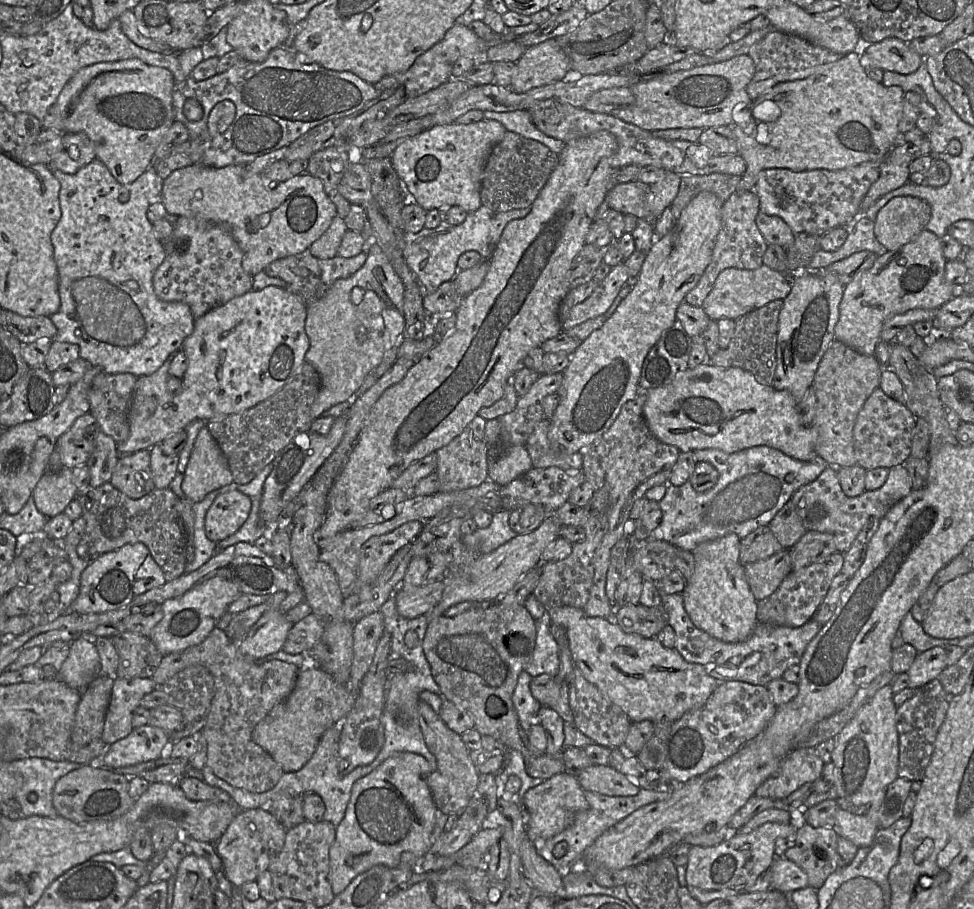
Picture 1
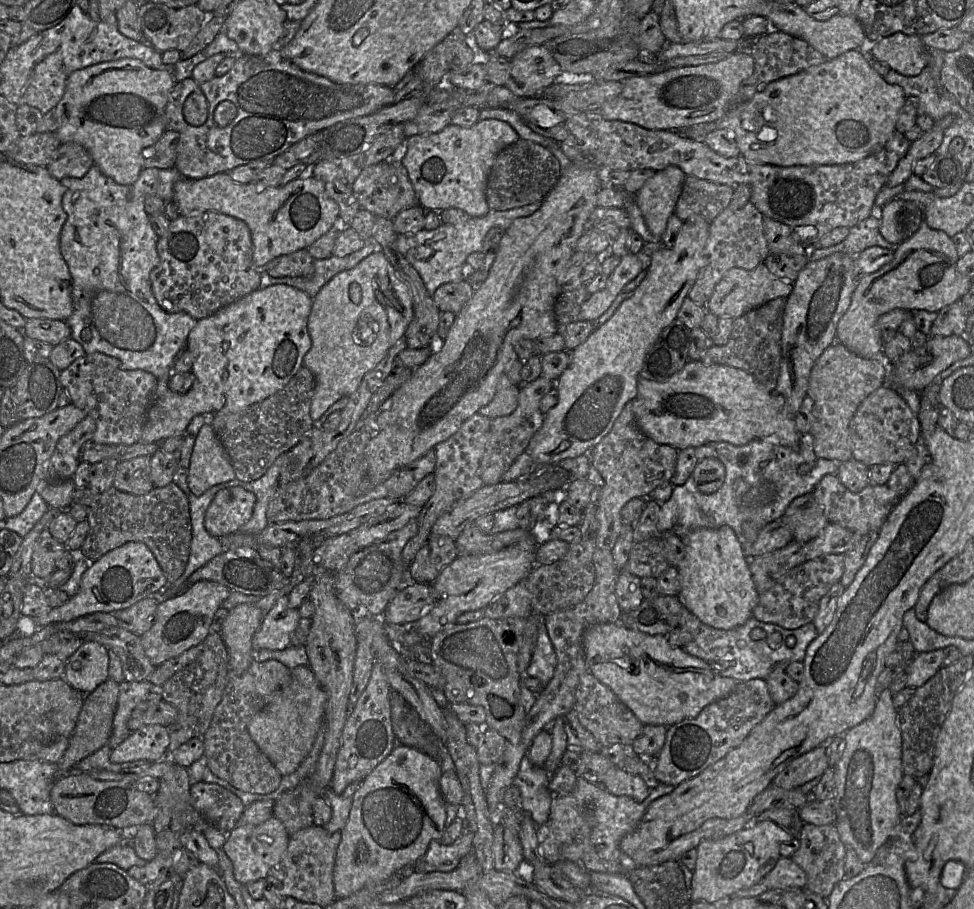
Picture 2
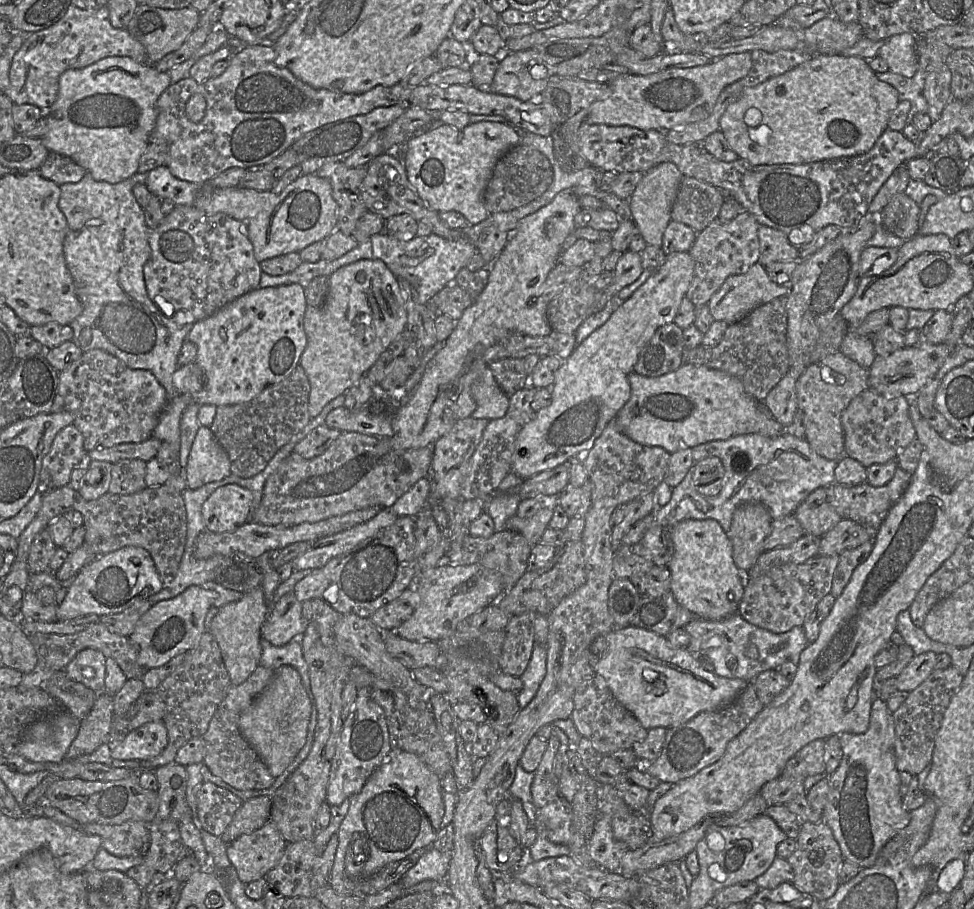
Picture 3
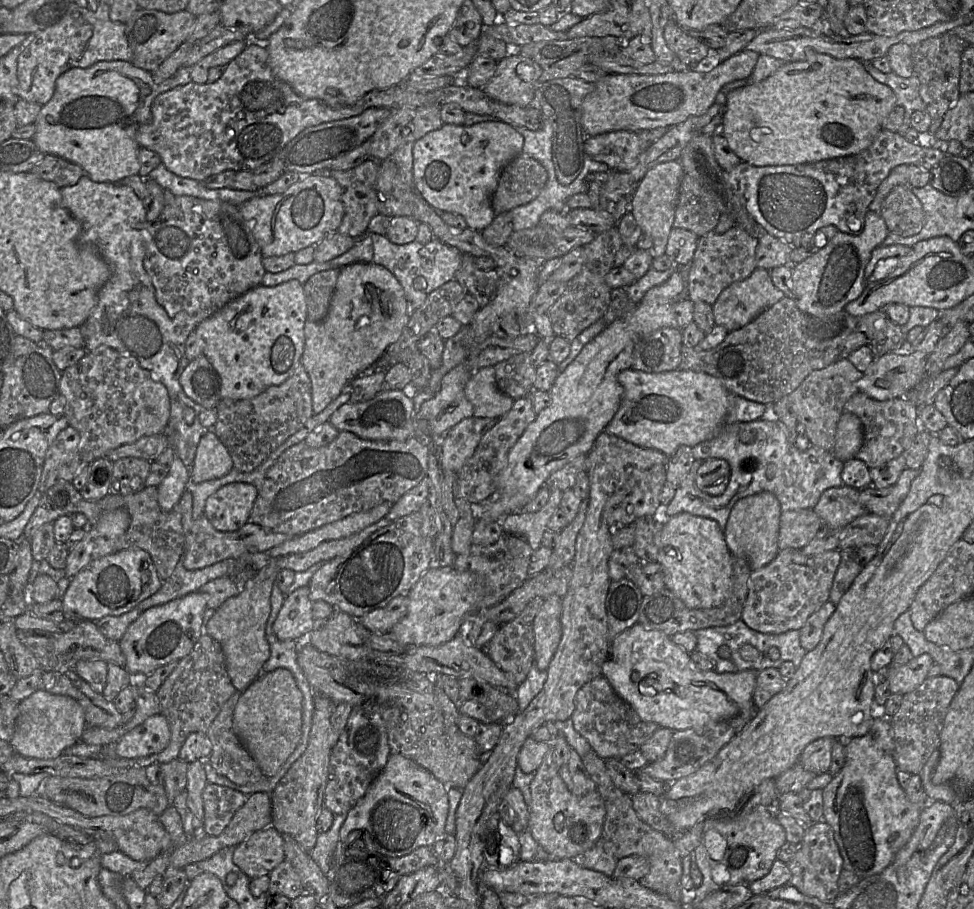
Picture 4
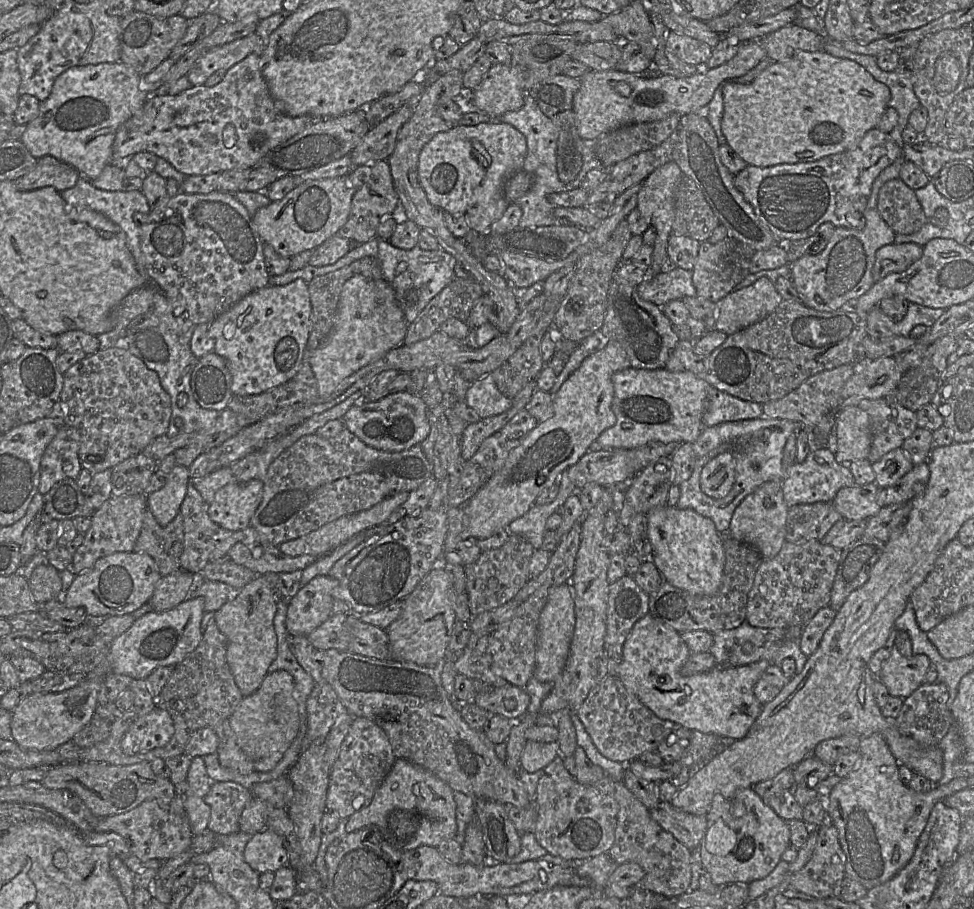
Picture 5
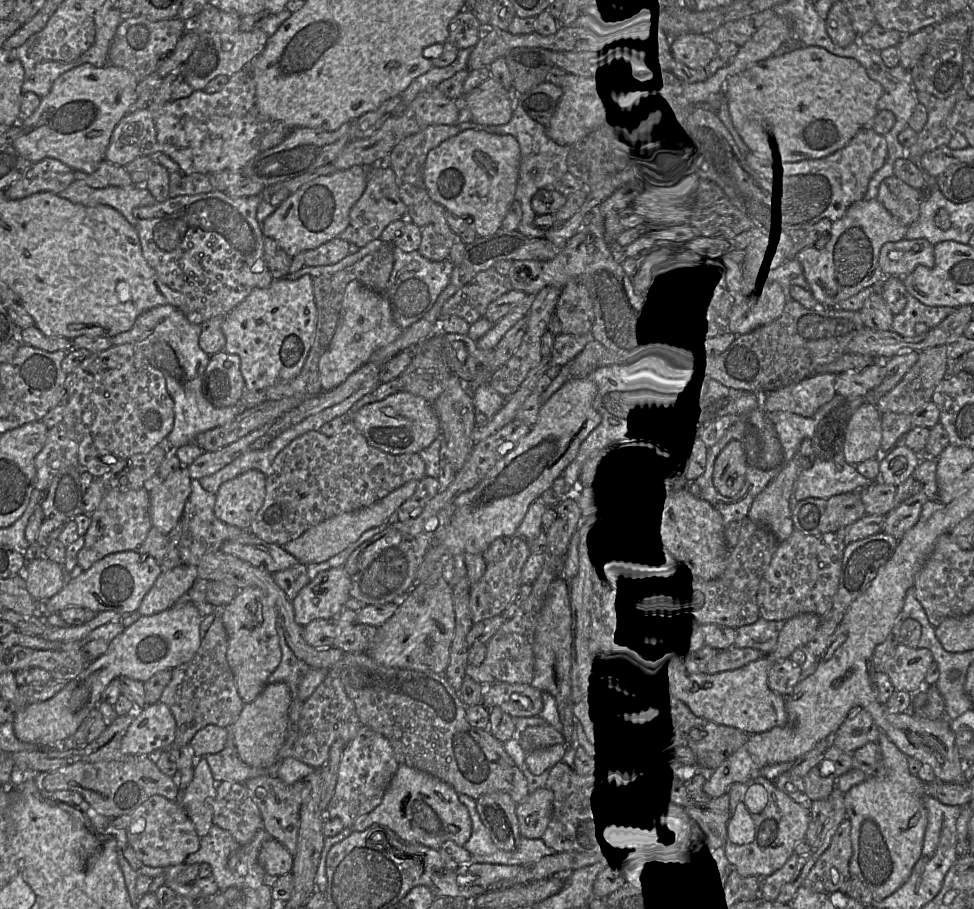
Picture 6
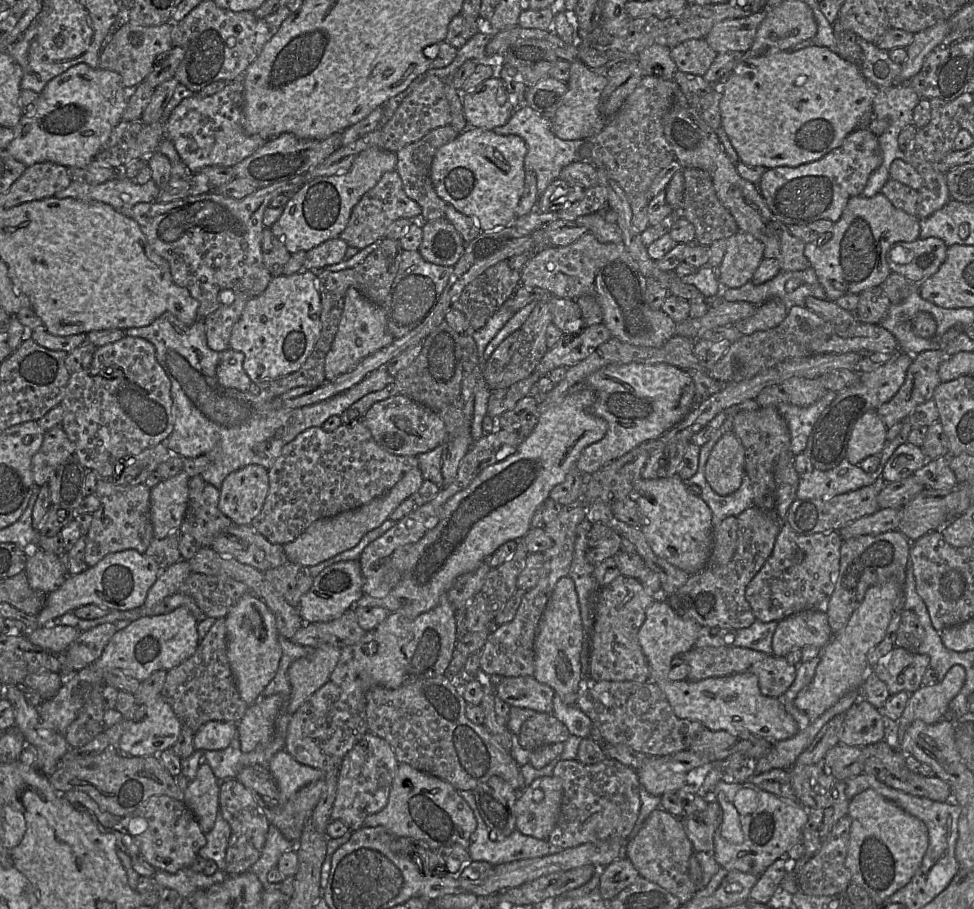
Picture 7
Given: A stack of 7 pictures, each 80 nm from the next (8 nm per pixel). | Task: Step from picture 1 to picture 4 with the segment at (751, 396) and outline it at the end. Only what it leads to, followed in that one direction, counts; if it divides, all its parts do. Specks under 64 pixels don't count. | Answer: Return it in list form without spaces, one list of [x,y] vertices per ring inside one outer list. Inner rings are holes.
[[[632,368],[621,371],[617,379],[624,388],[622,401],[605,431],[643,448],[652,448],[670,457],[680,446],[695,445],[716,437],[725,424],[730,393],[716,377],[704,372],[676,369],[648,373]]]

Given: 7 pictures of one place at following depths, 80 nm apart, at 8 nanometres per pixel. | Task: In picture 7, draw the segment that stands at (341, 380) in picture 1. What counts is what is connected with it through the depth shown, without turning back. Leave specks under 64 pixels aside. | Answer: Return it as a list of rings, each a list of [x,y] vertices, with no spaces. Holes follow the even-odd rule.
[[[354,287],[348,288],[337,333],[325,357],[324,372],[326,380],[331,381],[350,372],[362,359],[389,345],[393,340],[395,338],[387,328],[384,304],[383,306],[377,305],[364,297]]]

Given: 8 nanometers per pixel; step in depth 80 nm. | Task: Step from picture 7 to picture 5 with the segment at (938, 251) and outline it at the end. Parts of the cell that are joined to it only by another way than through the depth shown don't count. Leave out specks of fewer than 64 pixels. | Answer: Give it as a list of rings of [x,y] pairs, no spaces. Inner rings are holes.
[[[892,243],[879,248],[872,269],[874,282],[880,281],[888,274],[905,271],[920,259],[922,253],[923,247],[915,243]]]

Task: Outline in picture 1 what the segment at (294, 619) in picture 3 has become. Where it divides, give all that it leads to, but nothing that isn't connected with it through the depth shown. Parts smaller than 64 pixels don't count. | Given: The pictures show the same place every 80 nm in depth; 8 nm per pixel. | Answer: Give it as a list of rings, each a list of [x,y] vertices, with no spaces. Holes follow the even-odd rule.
[[[285,591],[271,595],[271,606],[238,642],[238,649],[245,657],[254,660],[280,650],[294,624],[280,612],[279,606],[288,596]]]

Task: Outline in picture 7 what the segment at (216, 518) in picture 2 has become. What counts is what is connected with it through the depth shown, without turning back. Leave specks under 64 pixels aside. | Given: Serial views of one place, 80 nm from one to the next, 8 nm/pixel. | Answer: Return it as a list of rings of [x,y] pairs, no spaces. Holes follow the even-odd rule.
[[[250,464],[226,476],[219,488],[219,510],[237,525],[249,525],[269,491],[268,470]]]

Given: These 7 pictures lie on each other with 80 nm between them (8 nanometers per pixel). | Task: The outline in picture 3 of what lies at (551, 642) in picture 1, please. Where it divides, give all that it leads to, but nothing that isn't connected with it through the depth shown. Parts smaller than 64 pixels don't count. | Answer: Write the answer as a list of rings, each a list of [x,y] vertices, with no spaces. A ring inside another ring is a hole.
[[[535,642],[529,664],[520,677],[523,688],[517,693],[518,704],[524,708],[535,696],[547,672],[547,648]]]

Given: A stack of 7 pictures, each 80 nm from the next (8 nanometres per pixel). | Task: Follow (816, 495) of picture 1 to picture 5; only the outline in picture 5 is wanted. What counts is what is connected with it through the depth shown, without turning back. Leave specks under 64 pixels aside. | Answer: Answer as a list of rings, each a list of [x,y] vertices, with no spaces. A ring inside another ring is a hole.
[[[927,462],[915,465],[894,485],[880,489],[877,497],[878,505],[882,508],[910,502],[925,491],[929,477],[930,470]]]

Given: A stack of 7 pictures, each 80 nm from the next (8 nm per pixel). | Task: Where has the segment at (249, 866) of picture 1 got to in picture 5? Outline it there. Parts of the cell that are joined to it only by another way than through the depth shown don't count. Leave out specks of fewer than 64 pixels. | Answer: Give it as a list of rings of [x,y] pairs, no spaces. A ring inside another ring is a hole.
[[[265,828],[251,837],[244,850],[245,862],[256,872],[276,872],[289,865],[289,857],[282,838],[273,830]]]

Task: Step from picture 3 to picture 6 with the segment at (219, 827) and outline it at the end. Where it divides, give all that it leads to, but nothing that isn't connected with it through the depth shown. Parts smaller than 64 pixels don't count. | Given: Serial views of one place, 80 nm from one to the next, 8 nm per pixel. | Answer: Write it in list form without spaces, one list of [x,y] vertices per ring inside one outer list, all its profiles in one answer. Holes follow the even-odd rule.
[[[224,781],[217,783],[217,795],[213,801],[213,825],[229,831],[240,845],[249,844],[256,833],[263,829],[263,819],[251,792],[243,783]]]

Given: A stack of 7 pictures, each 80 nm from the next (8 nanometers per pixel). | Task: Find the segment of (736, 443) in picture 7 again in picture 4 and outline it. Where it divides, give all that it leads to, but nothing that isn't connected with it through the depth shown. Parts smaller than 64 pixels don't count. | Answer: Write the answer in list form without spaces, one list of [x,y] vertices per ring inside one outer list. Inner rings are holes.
[[[710,458],[703,461],[695,477],[696,487],[710,495],[720,496],[726,490],[731,468],[724,459]]]

